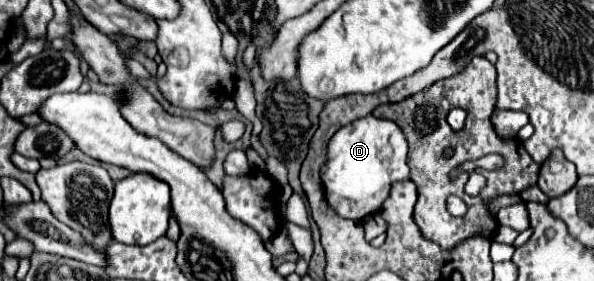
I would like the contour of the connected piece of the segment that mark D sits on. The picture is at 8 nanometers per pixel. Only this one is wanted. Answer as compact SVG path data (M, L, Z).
M373 115L361 117L345 127L341 127L331 141L327 143L327 163L321 167L321 181L325 187L325 199L337 215L353 221L363 221L363 217L369 217L377 213L383 205L383 201L391 193L391 185L397 181L409 179L409 167L407 167L407 141L403 131L397 127L397 123L389 119L377 119Z

